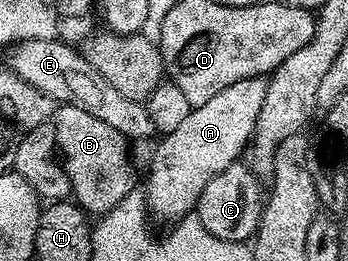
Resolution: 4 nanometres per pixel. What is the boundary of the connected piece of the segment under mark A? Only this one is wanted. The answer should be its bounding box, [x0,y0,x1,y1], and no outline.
[144,76,266,222]

